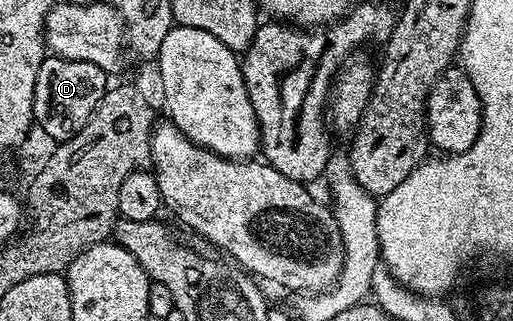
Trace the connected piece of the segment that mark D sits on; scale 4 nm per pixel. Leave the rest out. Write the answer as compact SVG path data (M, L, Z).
M46 56L35 79L33 119L36 128L42 129L53 143L70 141L91 119L95 107L103 99L107 88L107 75L95 63Z

